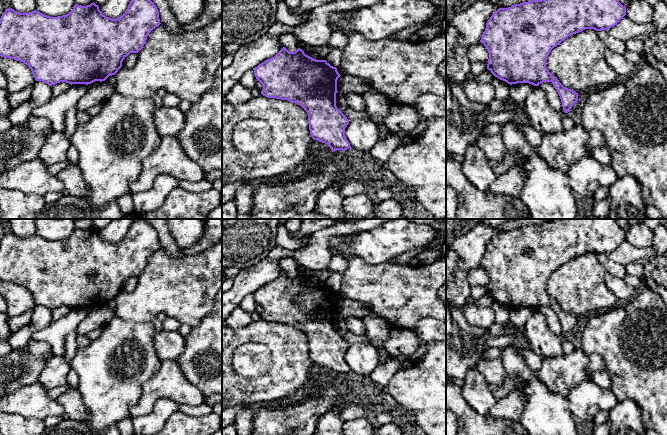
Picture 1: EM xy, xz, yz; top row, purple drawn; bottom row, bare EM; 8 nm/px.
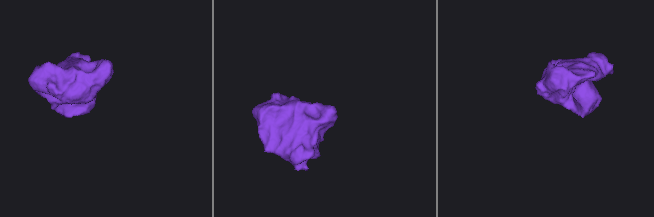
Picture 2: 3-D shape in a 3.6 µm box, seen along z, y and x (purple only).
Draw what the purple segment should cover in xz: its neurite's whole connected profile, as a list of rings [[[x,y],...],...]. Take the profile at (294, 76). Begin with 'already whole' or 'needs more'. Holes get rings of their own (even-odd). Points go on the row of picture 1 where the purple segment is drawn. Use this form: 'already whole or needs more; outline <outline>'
already whole; outline [[[283,47],[274,57],[253,70],[257,81],[263,85],[263,96],[298,103],[307,112],[309,130],[314,140],[327,144],[332,152],[351,148],[345,136],[349,120],[336,106],[337,80],[341,76],[336,67],[326,60],[316,60],[306,55],[300,48],[289,52]]]

